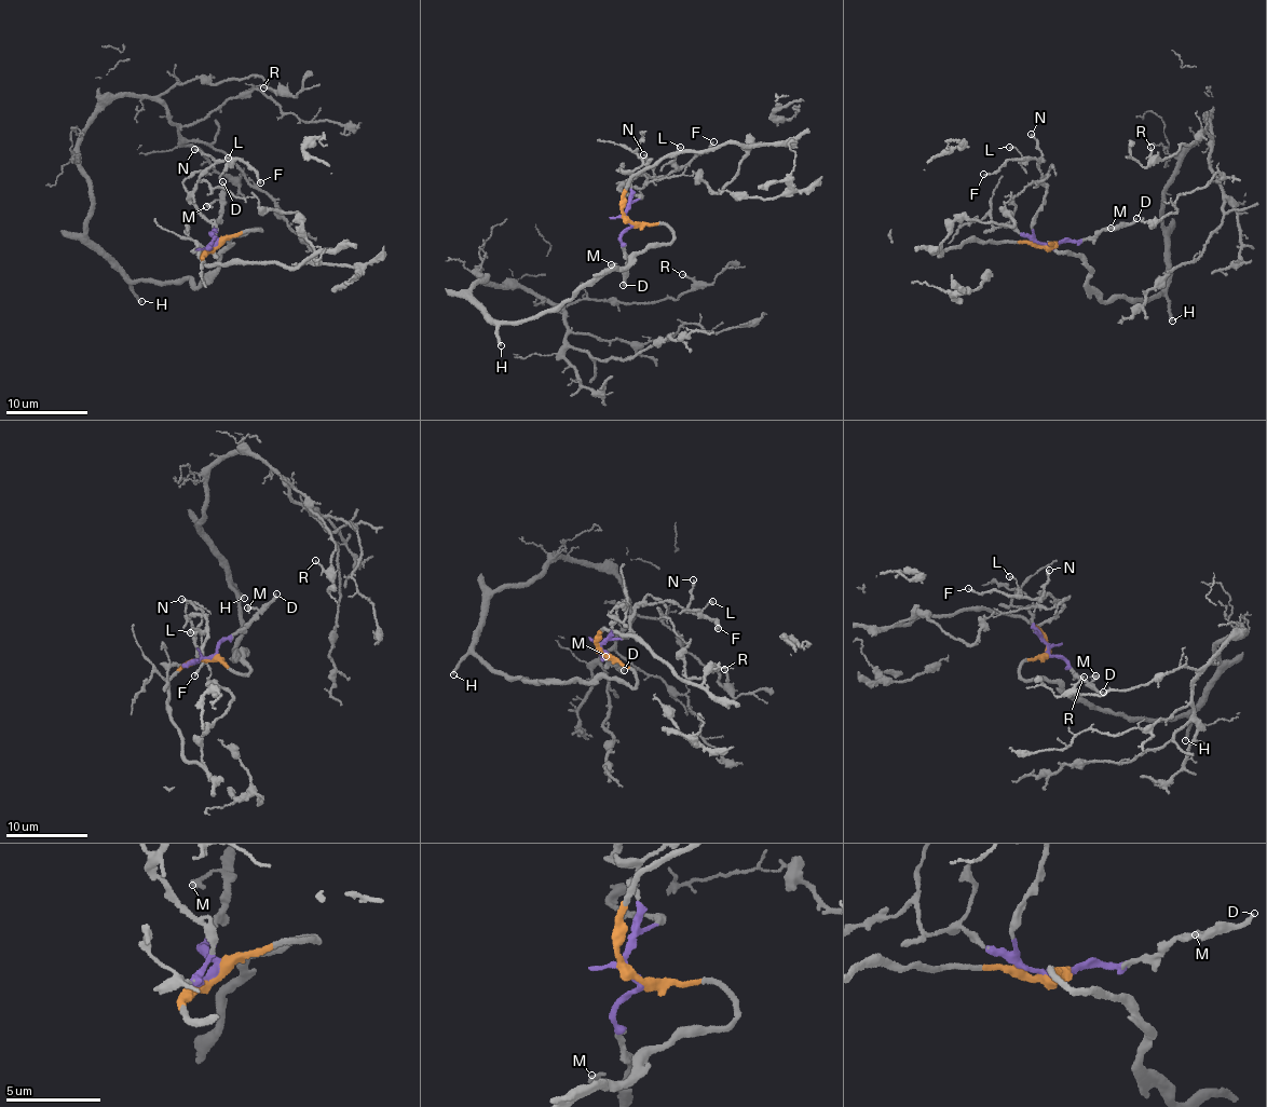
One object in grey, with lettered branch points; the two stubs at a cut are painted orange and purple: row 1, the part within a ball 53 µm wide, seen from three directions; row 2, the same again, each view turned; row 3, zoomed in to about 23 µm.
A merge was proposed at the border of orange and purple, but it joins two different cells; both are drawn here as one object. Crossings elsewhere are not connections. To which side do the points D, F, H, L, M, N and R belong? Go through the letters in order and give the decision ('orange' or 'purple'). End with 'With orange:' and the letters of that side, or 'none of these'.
D: purple
F: purple
H: orange
L: purple
M: purple
N: purple
R: orange
With orange: H, R

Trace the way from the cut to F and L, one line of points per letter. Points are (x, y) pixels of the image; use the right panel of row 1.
F: (1051, 245), (1034, 240), (1032, 229), (1046, 189), (1039, 160), (1007, 161), (997, 172), (983, 175)
L: (1051, 245), (1034, 240), (1032, 222), (1046, 189), (1037, 163), (1039, 160), (1027, 160), (1009, 147)

